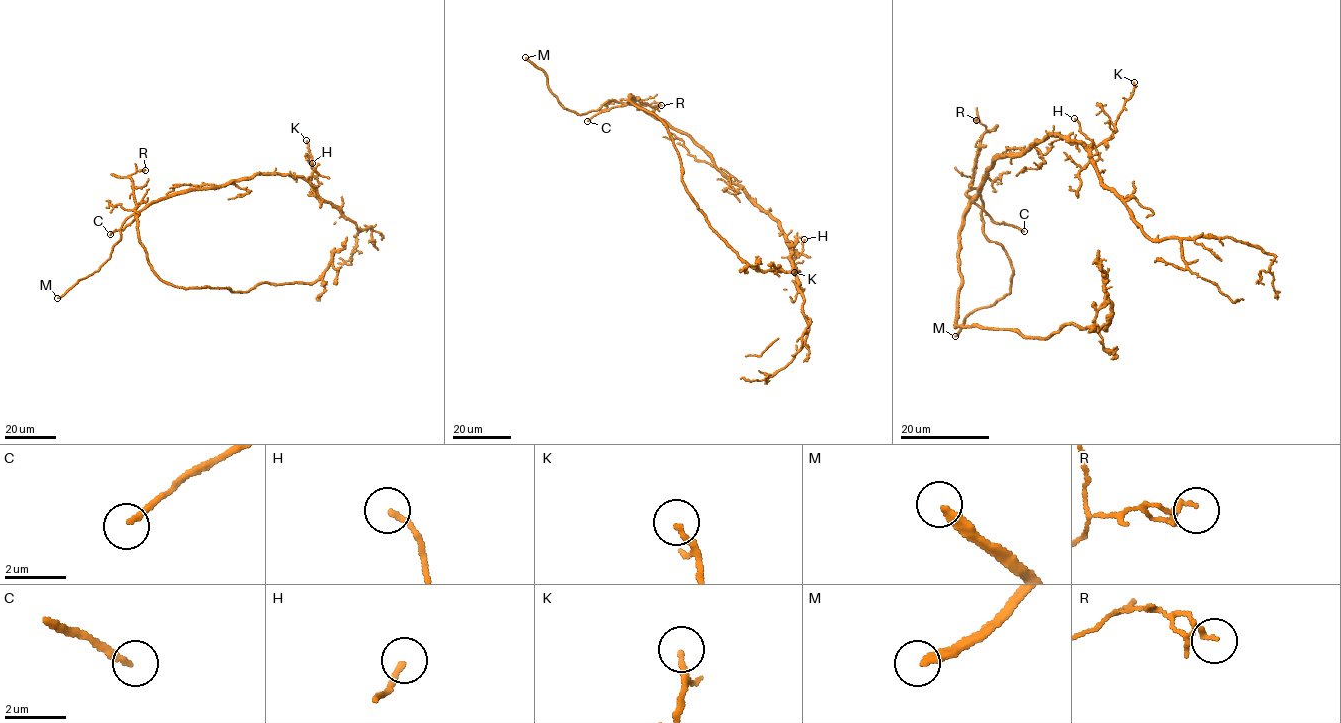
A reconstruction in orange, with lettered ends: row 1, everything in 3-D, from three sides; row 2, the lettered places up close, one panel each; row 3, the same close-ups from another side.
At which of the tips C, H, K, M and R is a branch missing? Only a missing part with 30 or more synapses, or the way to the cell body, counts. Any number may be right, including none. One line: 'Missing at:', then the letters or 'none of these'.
Missing at: C, M

